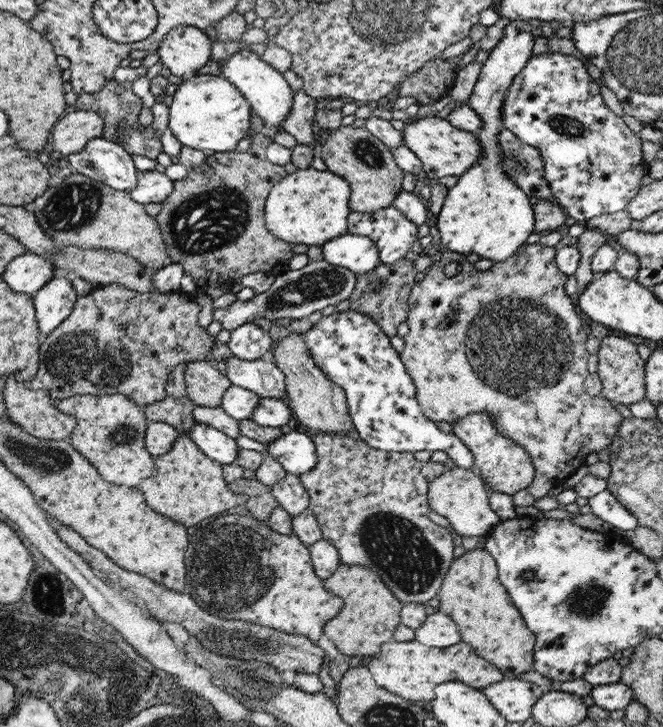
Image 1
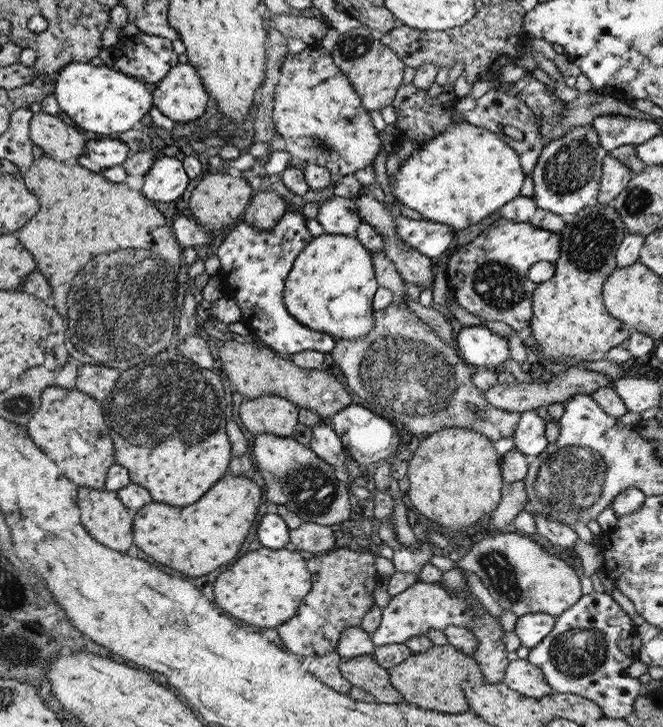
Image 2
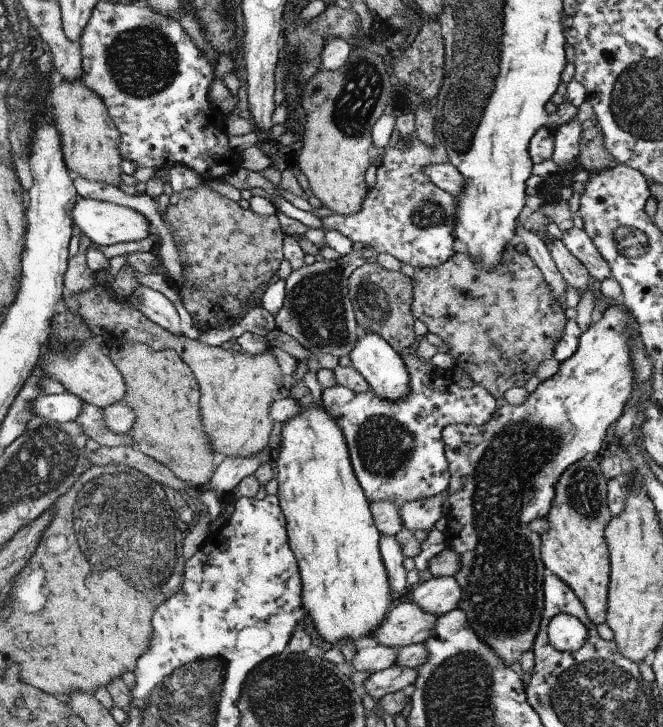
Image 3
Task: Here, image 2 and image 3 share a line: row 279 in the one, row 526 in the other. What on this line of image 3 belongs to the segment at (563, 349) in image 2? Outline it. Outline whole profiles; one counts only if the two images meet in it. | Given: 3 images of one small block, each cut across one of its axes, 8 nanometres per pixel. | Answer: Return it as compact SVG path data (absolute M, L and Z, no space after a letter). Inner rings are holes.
M585 456L573 464L569 464L553 488L553 500L551 508L545 514L545 520L548 529L539 534L539 550L544 568L552 572L557 578L566 584L579 602L583 606L587 618L595 625L603 624L606 617L606 598L608 593L608 576L609 576L609 555L605 538L603 538L603 528L607 526L612 514L607 508L606 501L606 480L602 475L598 458L594 456Z

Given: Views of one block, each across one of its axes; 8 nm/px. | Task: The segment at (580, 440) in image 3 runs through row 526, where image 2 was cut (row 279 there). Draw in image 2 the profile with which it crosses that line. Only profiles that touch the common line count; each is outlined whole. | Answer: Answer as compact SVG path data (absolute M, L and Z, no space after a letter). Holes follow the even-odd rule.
M500 217L471 242L451 252L444 268L447 288L461 308L481 321L499 320L514 331L529 327L532 292L537 284L527 279L527 270L541 260L555 262L560 244L557 233Z

